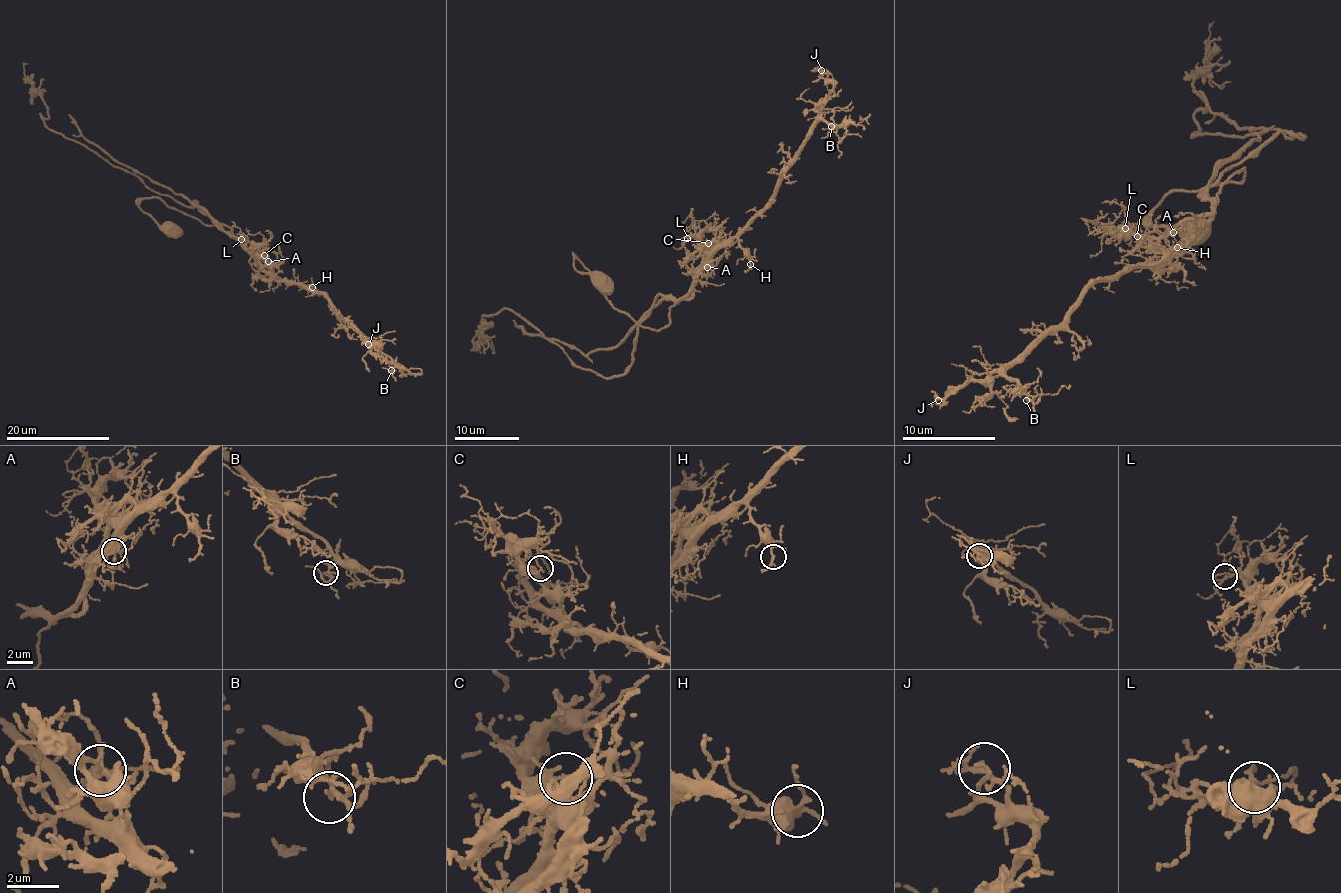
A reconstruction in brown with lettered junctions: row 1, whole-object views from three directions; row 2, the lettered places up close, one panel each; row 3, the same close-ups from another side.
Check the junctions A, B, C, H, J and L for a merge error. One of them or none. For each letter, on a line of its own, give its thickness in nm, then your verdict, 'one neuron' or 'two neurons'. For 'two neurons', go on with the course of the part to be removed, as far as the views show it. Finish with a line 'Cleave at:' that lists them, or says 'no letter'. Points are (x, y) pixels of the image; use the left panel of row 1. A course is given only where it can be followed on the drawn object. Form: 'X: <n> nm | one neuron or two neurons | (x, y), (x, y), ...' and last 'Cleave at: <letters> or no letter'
A: 140 nm | two neurons | (267, 261), (270, 272), (267, 273), (255, 256), (207, 214), (88, 142), (69, 114)
B: 170 nm | one neuron
C: 140 nm | one neuron
H: 150 nm | one neuron
J: 180 nm | one neuron
L: 140 nm | one neuron
Cleave at: A

